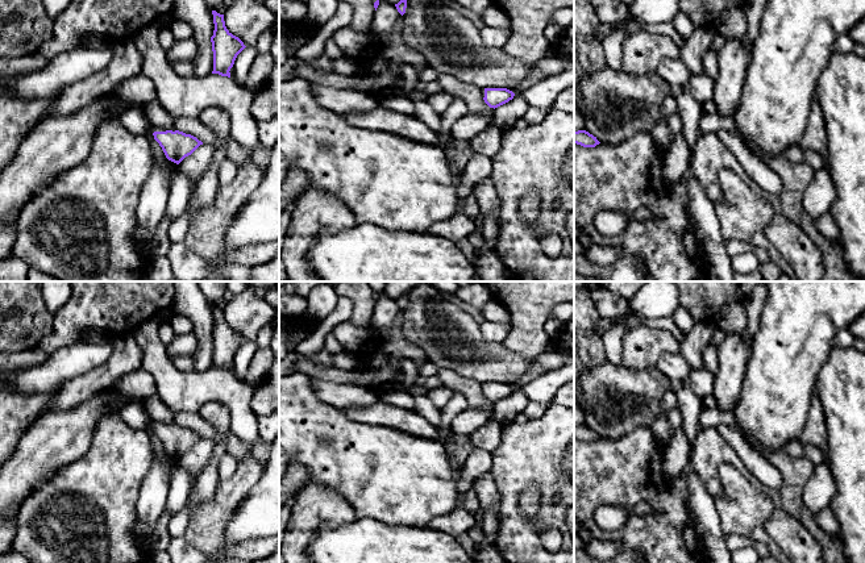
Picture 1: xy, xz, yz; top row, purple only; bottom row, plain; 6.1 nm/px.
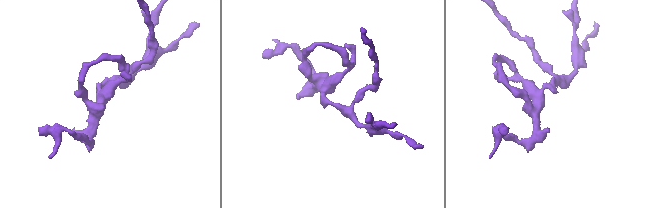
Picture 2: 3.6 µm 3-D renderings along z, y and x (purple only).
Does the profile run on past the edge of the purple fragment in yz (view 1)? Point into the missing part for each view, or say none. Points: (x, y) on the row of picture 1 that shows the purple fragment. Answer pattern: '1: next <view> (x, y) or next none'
1: next none

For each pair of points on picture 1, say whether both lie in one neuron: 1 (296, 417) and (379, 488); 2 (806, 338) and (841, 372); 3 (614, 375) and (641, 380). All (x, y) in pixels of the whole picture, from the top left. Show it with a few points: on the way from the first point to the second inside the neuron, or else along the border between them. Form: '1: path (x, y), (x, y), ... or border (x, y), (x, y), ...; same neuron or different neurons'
1: path (315, 440), (319, 446), (332, 447), (357, 466); same neuron
2: border (834, 346), (818, 375), (816, 387); different neurons
3: path (620, 380), (635, 380); same neuron

